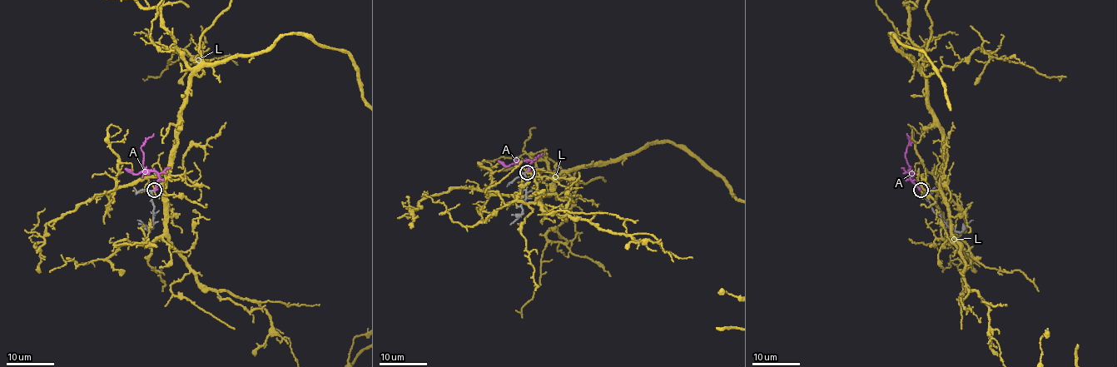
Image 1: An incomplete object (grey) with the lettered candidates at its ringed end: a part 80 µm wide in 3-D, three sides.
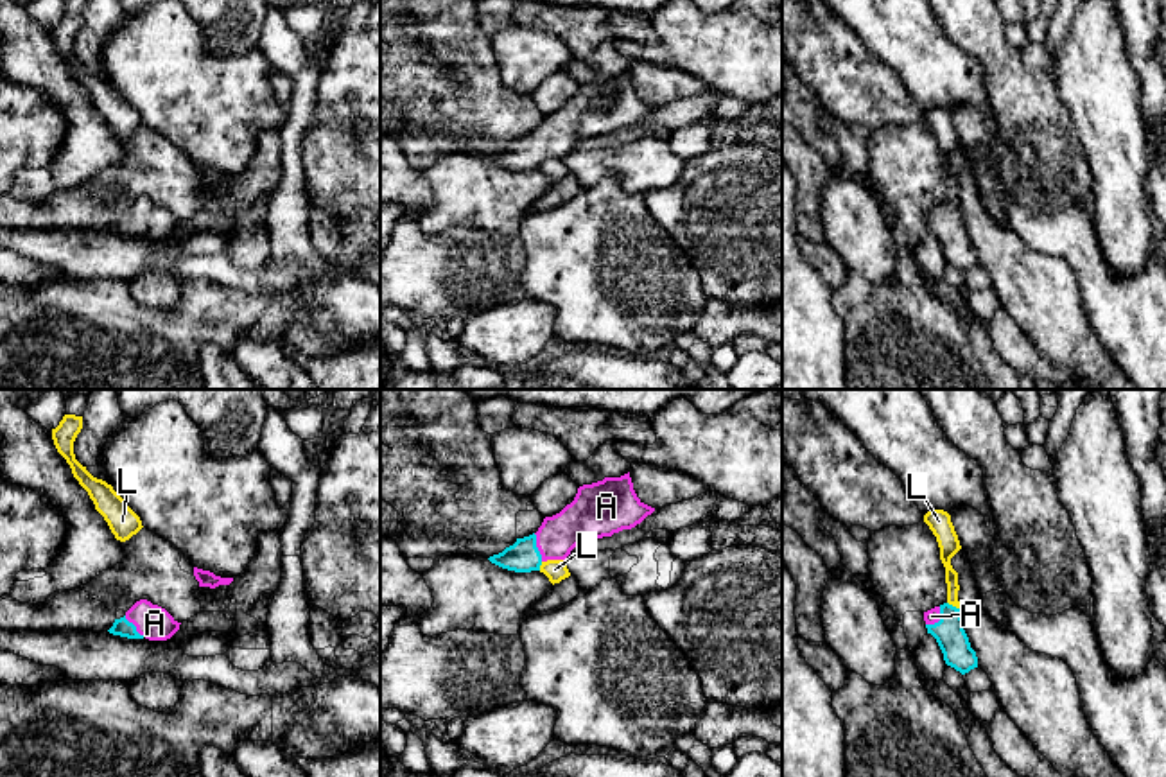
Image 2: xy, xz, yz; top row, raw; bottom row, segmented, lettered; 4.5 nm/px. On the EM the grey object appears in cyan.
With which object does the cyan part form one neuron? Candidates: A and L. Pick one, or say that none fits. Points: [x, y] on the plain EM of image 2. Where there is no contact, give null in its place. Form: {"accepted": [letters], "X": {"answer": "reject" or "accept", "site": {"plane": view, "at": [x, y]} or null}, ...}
{"accepted": ["A"], "A": {"answer": "accept", "site": {"plane": "xz", "at": [537, 146]}}, "L": {"answer": "reject", "site": {"plane": "yz", "at": [951, 203]}}}

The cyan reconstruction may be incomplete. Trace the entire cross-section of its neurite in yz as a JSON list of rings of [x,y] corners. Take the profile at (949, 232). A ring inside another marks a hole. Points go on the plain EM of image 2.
[[[944,201],[924,210],[924,219],[927,231],[936,237],[947,264],[954,266],[962,273],[978,266],[978,255],[963,228],[960,206]]]

